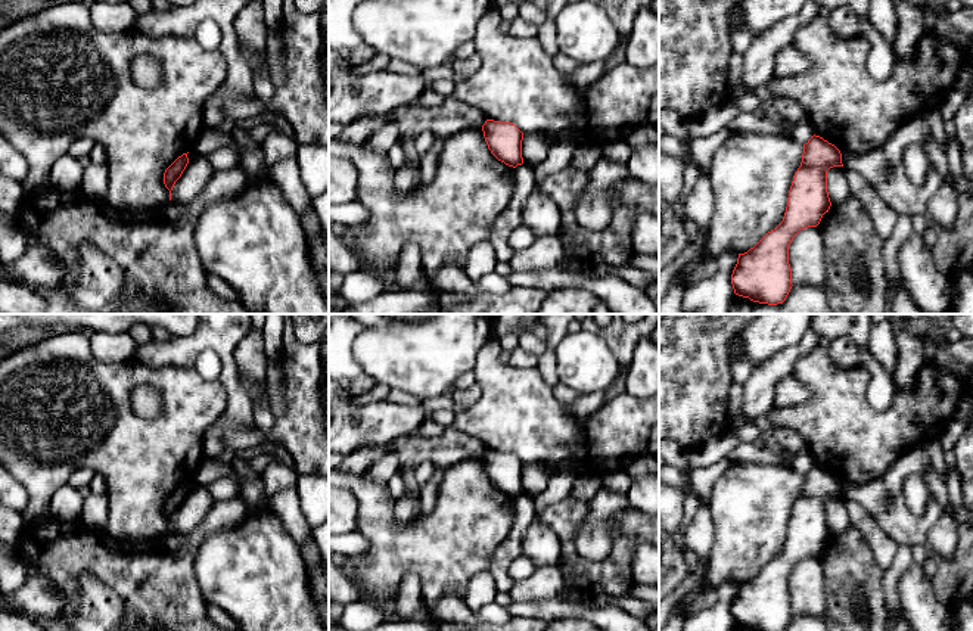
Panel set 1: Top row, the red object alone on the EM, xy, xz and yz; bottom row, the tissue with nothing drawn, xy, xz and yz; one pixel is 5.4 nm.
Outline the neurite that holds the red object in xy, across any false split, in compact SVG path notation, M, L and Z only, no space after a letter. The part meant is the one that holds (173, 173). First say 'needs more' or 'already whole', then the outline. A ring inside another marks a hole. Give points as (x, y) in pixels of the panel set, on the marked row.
already whole | M183 153L164 172L164 184L170 190L170 201L171 201L171 190L172 190L175 181L181 177L187 164L189 164L187 153Z

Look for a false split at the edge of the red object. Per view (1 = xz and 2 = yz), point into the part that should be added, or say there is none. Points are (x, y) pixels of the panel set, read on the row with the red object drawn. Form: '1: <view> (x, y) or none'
1: none
2: none

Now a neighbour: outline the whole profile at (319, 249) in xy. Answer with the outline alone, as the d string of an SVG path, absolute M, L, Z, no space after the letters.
M318 224L320 233L318 234L307 234L308 249L310 249L310 261L314 267L314 273L318 279L318 286L321 287L321 280L324 273L329 271L329 243L324 239L321 226Z

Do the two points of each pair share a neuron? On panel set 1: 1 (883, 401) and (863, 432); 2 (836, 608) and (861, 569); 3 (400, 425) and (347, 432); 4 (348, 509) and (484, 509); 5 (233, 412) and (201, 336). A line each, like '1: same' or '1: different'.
1: different
2: same
3: same
4: different
5: same

